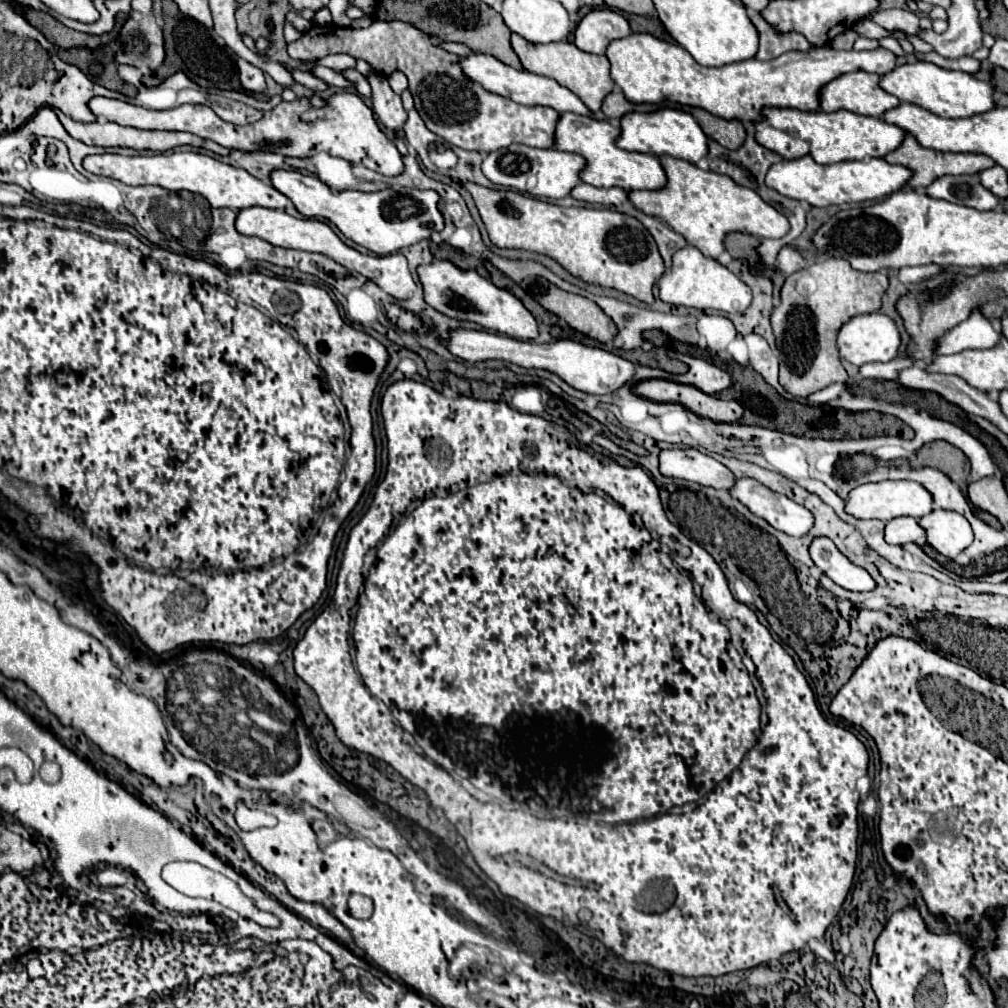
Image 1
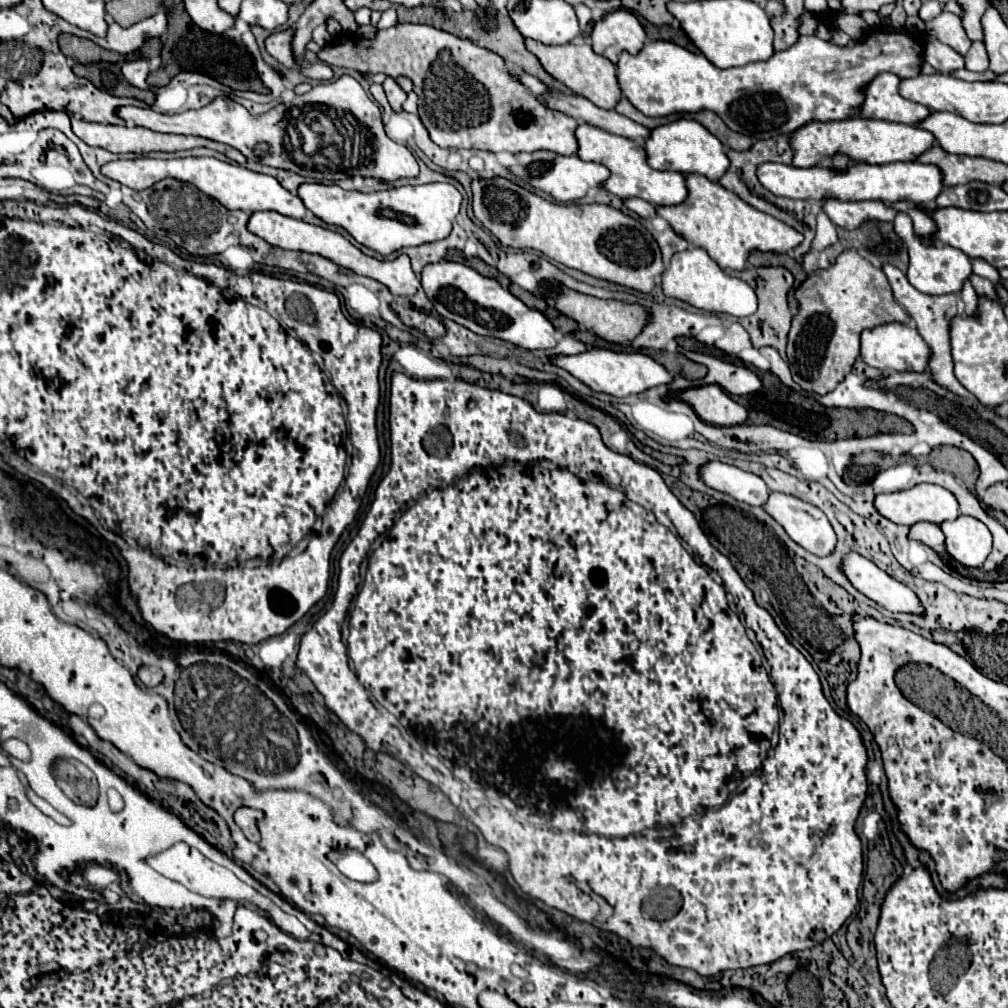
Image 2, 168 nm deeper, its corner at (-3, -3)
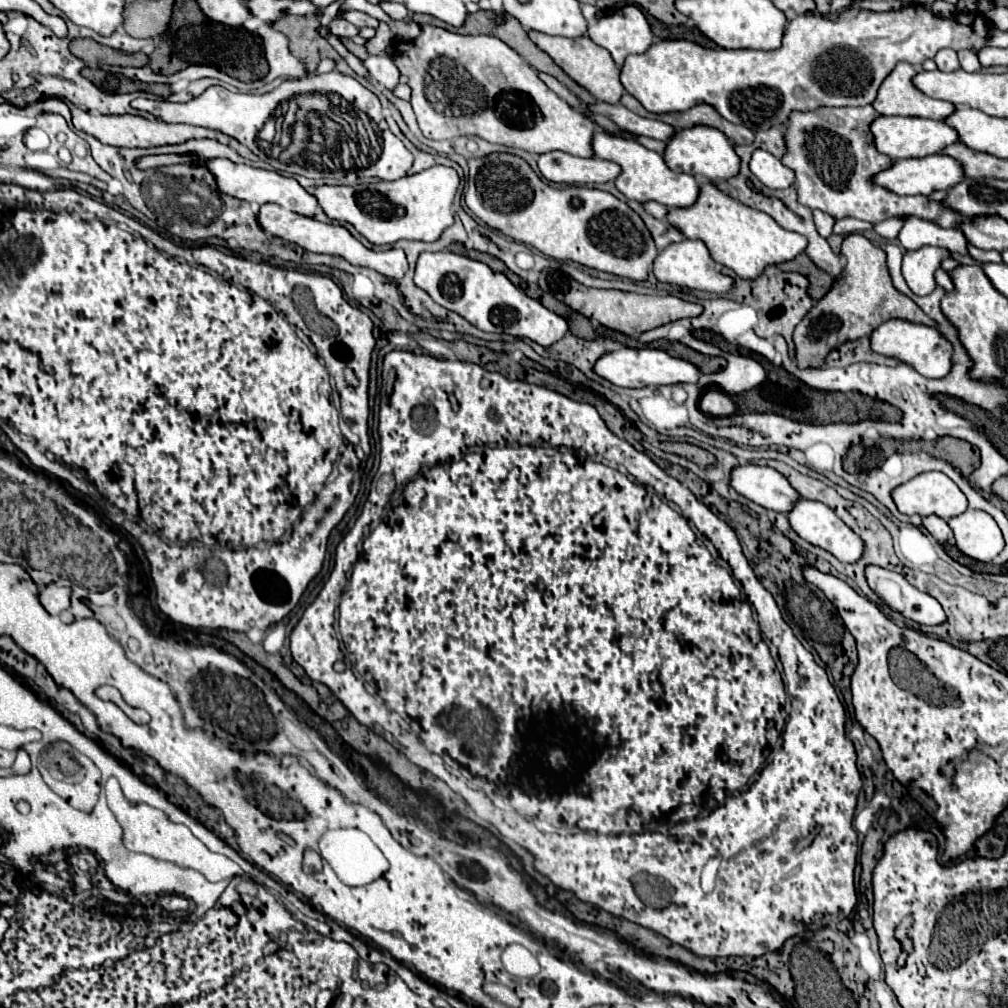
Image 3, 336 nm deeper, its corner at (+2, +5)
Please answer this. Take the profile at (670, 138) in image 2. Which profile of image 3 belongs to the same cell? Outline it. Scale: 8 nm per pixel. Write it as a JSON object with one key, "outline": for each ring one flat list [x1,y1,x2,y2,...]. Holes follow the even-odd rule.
{"outline":[[695,126,695,128,675,132,675,136,667,142,667,150,663,158,673,172,685,172,685,174,703,176,709,180,713,178,729,180,739,174,739,164,741,164,741,158,735,154,727,136,709,126]]}

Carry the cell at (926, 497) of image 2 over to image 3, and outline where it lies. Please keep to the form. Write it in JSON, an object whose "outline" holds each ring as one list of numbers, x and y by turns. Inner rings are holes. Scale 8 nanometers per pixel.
{"outline":[[923,472,893,490,893,500,903,514,953,518,967,510,967,498,943,472]]}

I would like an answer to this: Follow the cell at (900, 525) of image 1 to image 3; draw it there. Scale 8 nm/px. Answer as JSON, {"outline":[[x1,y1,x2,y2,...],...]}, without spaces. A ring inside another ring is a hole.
{"outline":[[927,516,923,518,923,526,941,542,941,544,947,544,953,540,953,530,949,528,949,524,939,518,939,516]]}

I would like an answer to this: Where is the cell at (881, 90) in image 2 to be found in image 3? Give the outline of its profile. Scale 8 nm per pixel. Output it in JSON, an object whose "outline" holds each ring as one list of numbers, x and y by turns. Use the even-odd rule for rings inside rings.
{"outline":[[899,62,881,84,877,100,873,102,875,110,883,116,919,116,933,120,945,120,951,116,955,106,951,102,925,96,911,82,915,74,915,66,909,62]]}

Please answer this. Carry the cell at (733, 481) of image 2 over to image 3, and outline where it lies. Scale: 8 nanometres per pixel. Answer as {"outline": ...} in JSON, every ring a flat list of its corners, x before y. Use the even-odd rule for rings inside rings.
{"outline":[[737,466,731,474,731,486,755,504,781,514,791,512,791,506,801,498,787,478,769,466]]}

